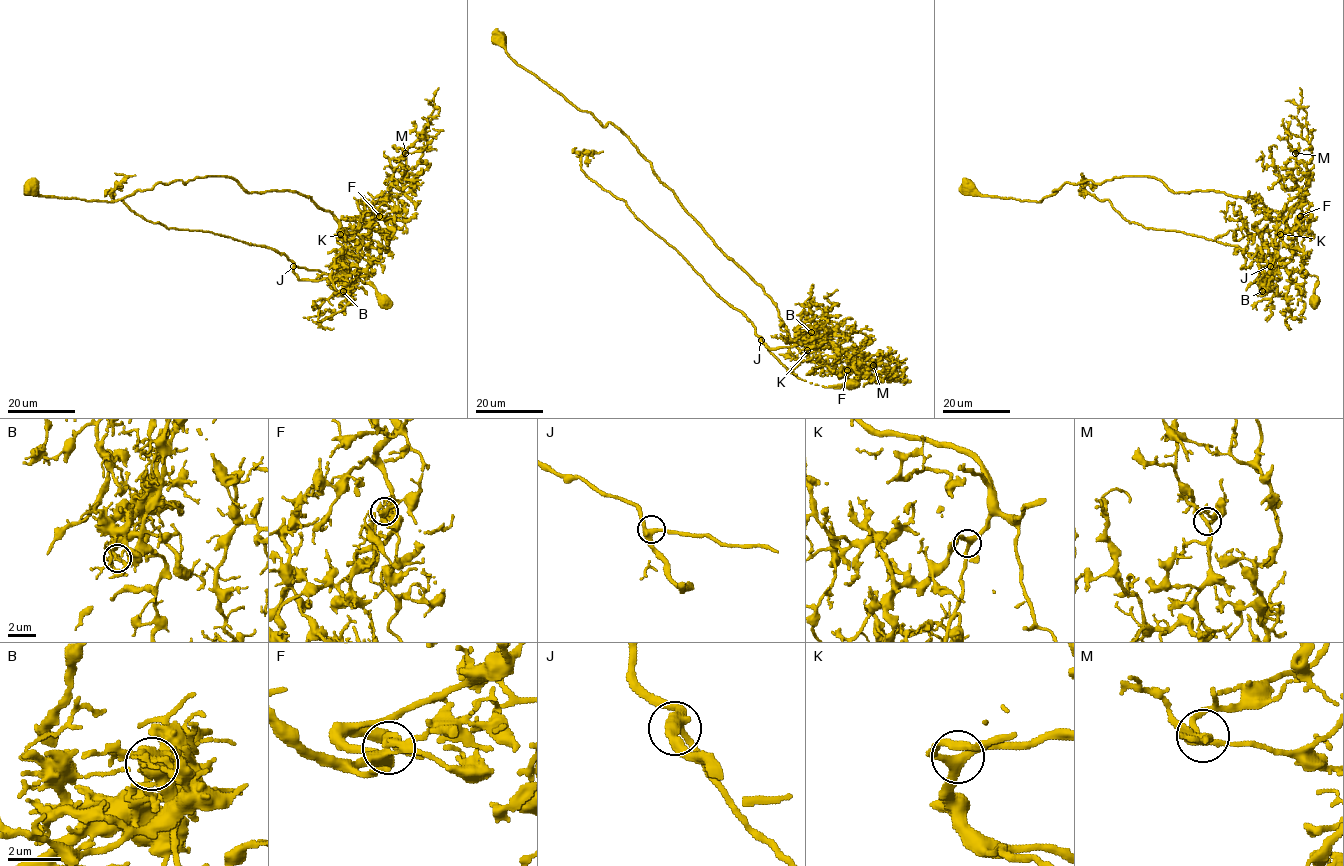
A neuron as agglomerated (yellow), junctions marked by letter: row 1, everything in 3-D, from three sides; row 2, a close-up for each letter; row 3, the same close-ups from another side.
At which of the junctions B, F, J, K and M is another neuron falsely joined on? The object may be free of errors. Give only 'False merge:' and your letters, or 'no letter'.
False merge: B

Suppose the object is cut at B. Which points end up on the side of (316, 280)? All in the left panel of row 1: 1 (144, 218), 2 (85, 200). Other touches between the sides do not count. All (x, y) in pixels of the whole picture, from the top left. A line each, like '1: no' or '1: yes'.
1: yes
2: no

